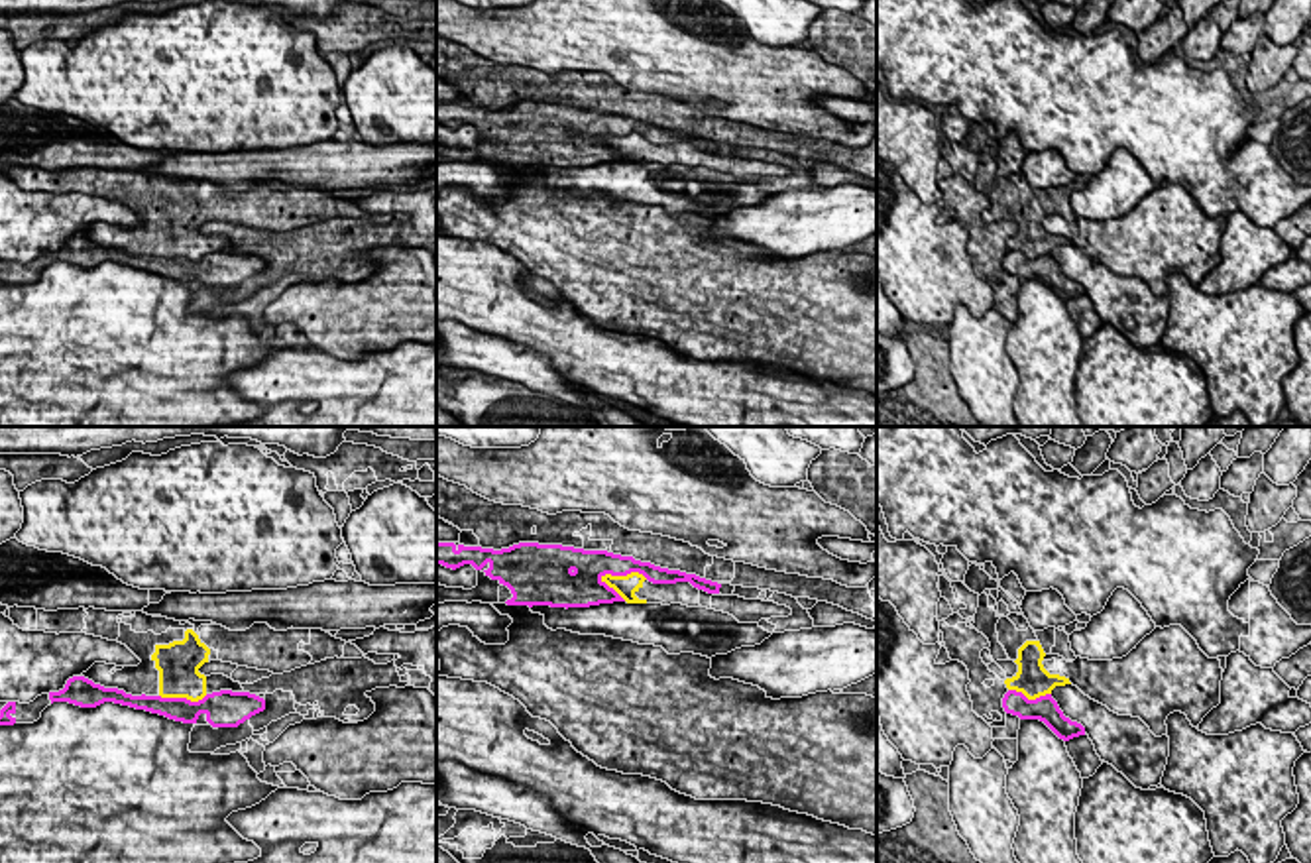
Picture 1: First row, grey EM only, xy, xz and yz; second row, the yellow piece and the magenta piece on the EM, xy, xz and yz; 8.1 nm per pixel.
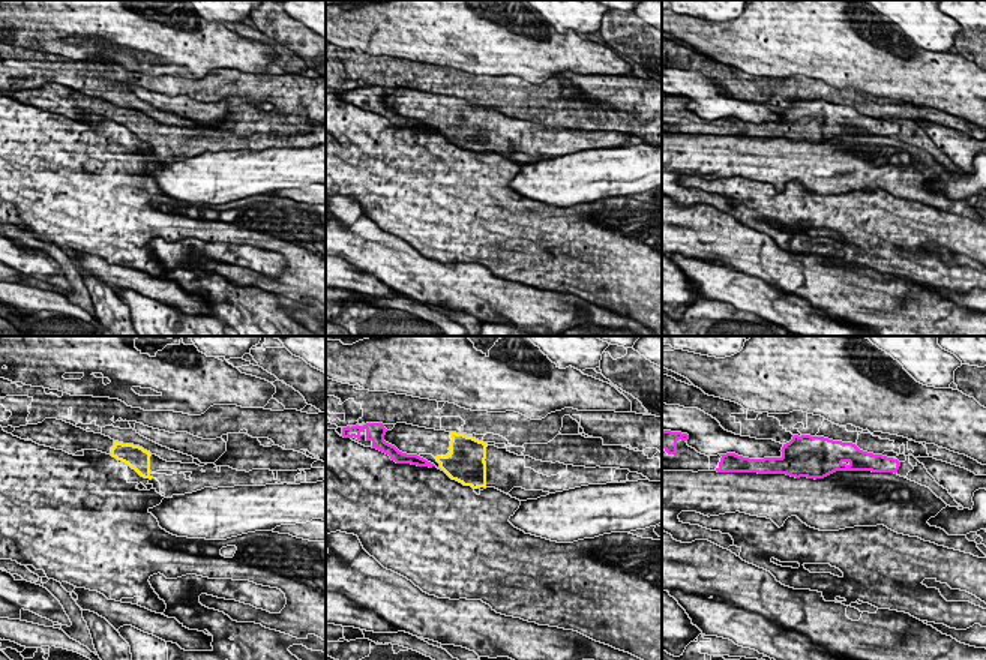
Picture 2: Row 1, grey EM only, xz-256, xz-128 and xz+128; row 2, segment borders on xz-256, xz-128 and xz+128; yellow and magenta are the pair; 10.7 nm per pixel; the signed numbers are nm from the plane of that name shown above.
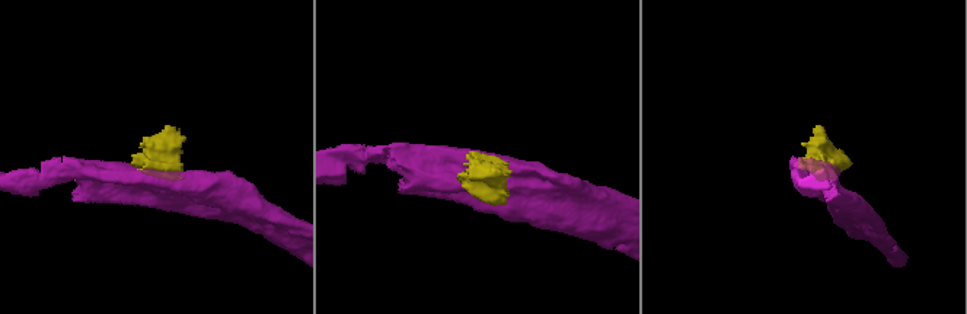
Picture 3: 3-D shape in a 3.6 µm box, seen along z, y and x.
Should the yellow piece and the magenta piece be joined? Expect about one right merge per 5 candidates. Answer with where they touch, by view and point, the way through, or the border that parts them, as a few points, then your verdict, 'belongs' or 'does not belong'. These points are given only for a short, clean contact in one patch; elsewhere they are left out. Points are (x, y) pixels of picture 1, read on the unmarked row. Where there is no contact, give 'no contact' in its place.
contact xz (624, 136); does not belong

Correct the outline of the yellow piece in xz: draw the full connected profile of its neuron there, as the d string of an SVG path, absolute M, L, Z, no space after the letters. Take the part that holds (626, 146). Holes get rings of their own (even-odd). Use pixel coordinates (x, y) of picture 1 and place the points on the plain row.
M643 134L601 136L627 163L682 163L688 167L708 167L733 175L739 183L759 183L770 177L788 177L792 169L774 161L745 159L739 155L708 153L694 147L690 142L653 144Z

